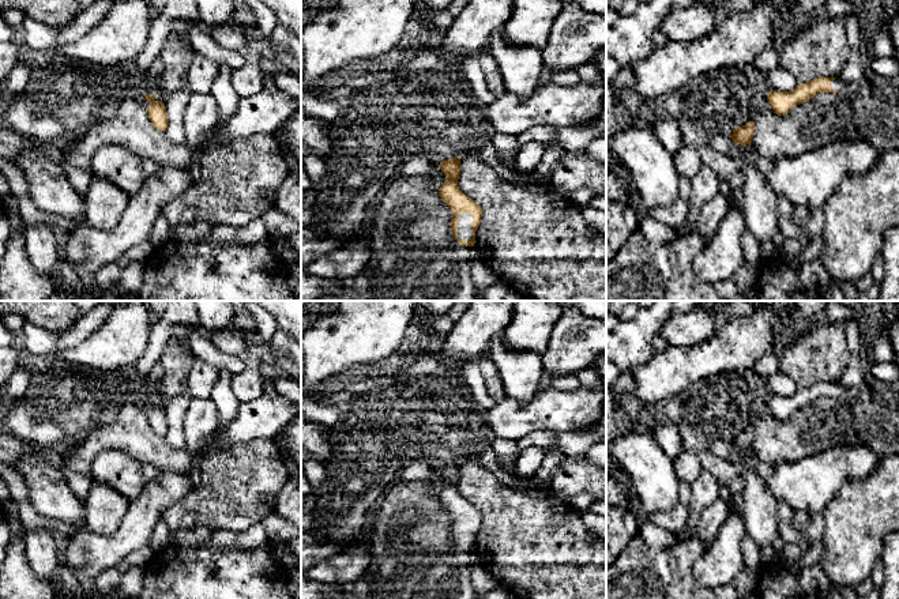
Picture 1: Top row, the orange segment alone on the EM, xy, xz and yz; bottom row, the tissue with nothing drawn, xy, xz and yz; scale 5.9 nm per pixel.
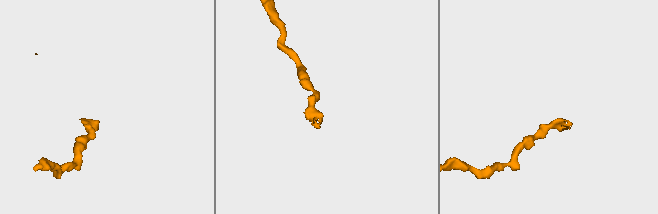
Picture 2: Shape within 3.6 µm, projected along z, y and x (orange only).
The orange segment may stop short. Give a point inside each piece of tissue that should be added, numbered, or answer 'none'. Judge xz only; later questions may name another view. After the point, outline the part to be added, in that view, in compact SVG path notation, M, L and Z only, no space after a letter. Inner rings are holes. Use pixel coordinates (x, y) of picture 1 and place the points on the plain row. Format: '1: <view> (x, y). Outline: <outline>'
1: xz (465, 537). Outline: M460 519L456 531L456 538L459 545L471 546L473 545L473 521L470 519Z

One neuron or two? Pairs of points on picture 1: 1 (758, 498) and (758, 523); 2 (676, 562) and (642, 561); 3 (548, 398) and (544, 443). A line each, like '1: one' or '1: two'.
1: one
2: one
3: two

